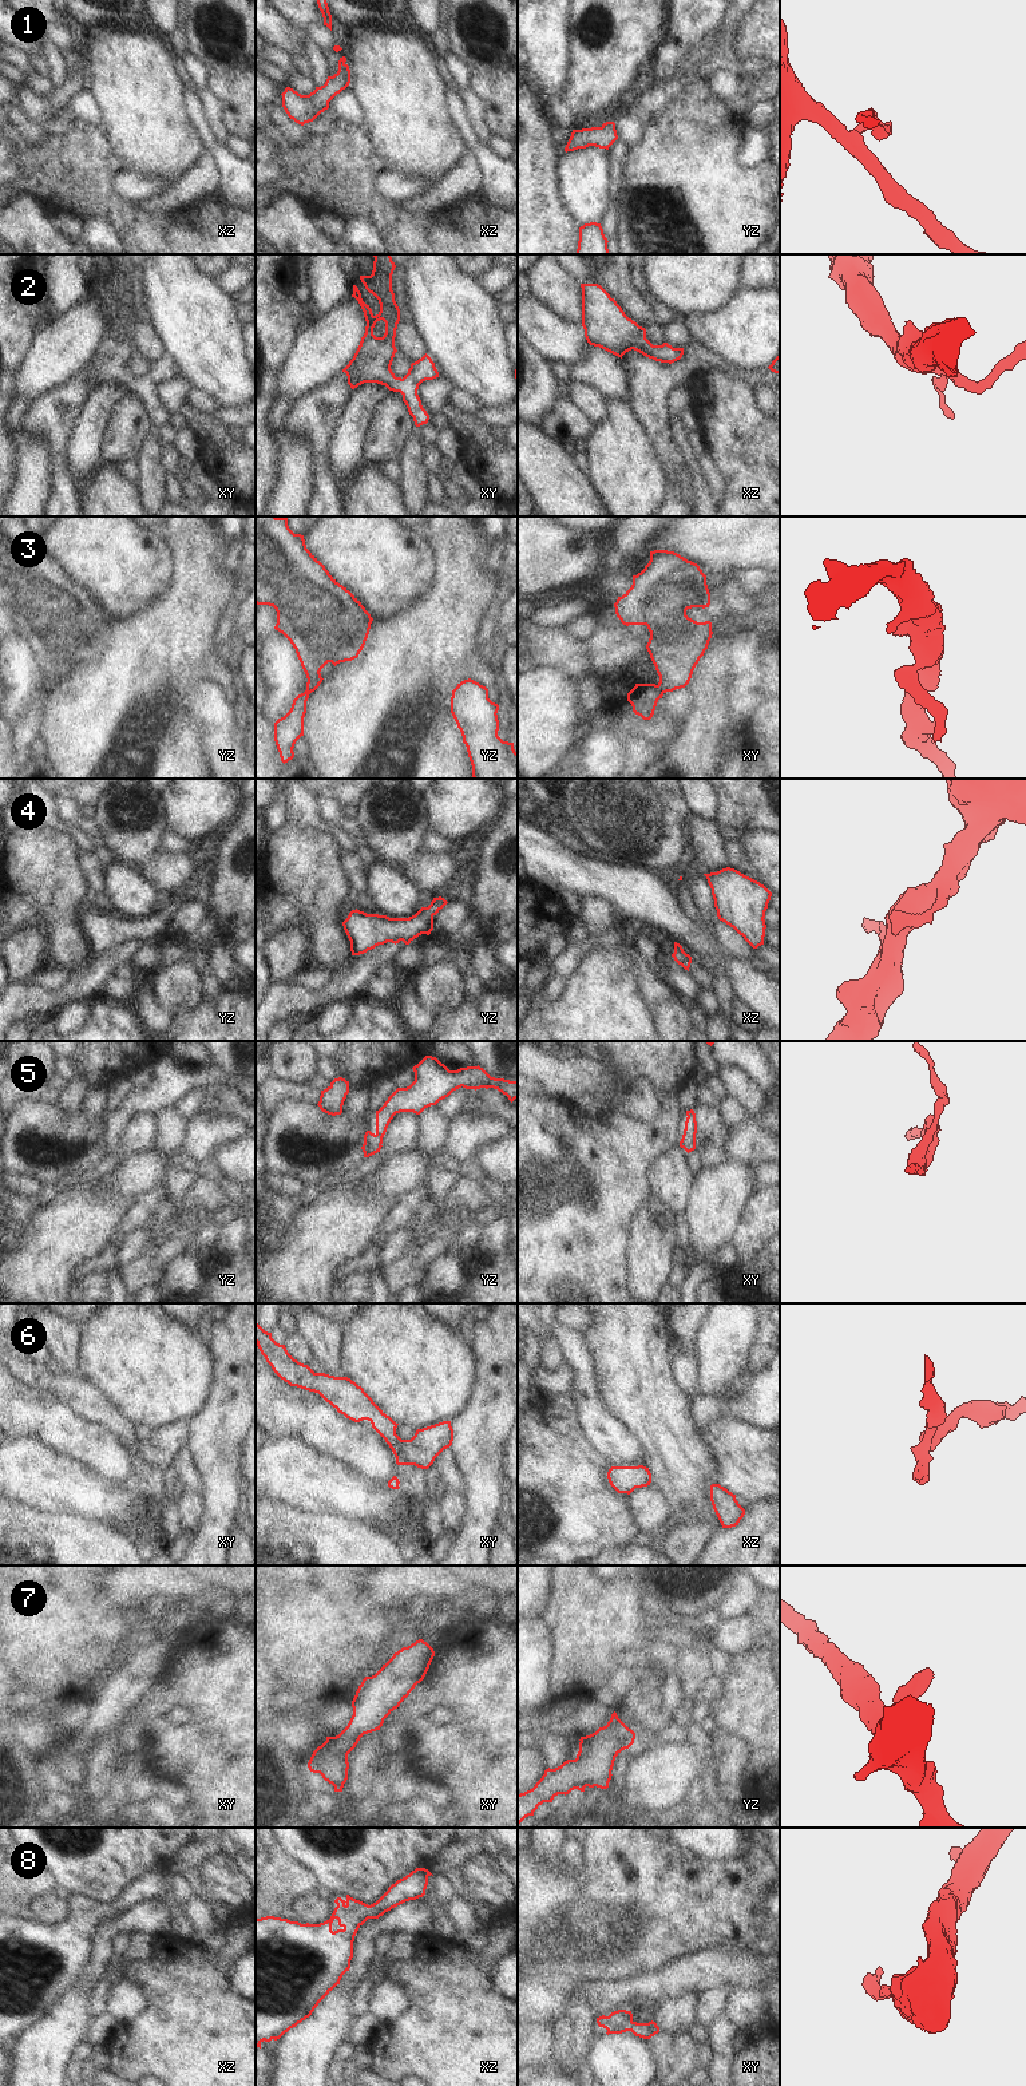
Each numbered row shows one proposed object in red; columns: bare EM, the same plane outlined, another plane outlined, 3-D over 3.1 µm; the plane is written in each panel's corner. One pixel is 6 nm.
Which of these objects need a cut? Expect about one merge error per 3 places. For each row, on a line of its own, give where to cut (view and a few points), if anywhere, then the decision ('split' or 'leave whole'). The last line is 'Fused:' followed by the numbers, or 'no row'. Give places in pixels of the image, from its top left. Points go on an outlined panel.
1: no cut | leave whole
2: no cut | leave whole
3: xy (657, 685), (662, 693) | split
4: no cut | leave whole
5: no cut | leave whole
6: no cut | leave whole
7: xy (335, 1737), (336, 1750), (347, 1756) | split
8: no cut | leave whole
Fused: 3, 7

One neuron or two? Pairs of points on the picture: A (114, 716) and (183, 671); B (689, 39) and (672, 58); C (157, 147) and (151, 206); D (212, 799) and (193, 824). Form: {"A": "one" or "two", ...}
{"A": "one", "B": "one", "C": "two", "D": "one"}

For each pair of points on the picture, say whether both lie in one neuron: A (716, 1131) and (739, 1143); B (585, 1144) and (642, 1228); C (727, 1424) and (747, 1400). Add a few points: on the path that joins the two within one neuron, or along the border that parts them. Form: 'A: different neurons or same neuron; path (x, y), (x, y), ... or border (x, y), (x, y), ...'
A: different neurons; border (731, 1131), (729, 1159)
B: different neurons; border (653, 1195), (634, 1219), (629, 1249)
C: different neurons; border (761, 1428), (732, 1414), (721, 1414), (705, 1429)

